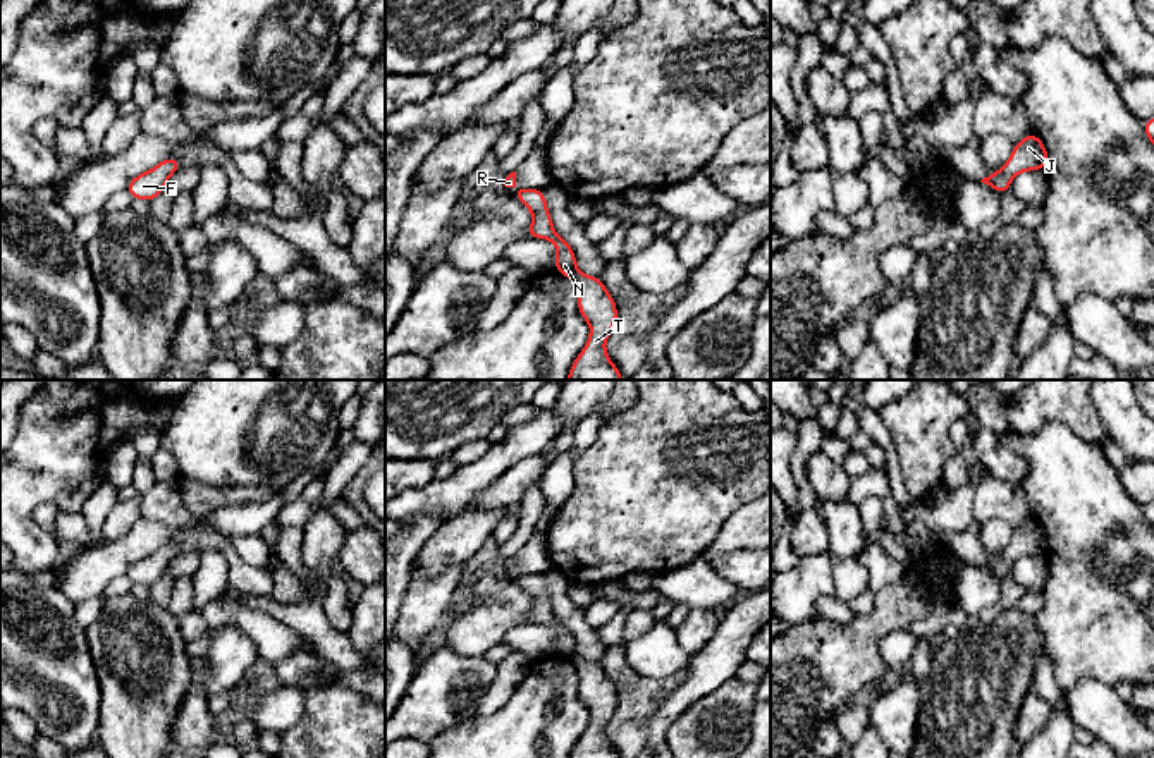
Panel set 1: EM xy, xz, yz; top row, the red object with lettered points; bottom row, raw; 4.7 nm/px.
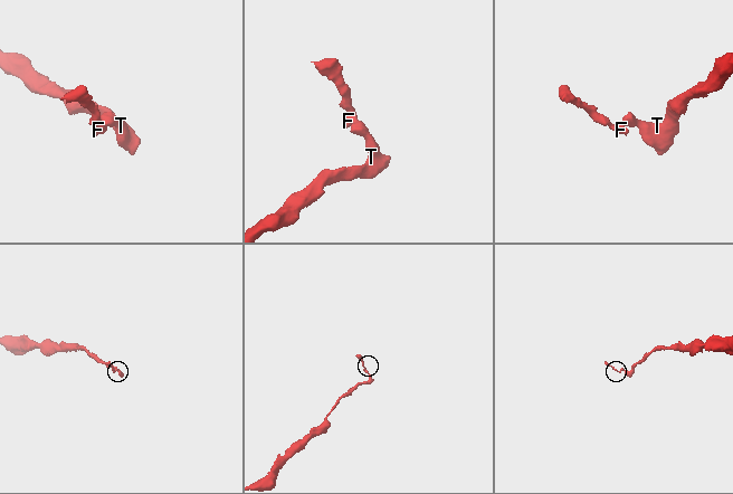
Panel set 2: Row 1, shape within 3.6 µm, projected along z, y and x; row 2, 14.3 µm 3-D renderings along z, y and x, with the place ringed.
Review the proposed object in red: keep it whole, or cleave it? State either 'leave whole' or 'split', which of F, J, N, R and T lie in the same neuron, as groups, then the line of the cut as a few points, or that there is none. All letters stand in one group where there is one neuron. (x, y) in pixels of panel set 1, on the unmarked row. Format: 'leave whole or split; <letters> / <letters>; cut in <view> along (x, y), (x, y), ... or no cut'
leave whole; F J N R T; no cut

